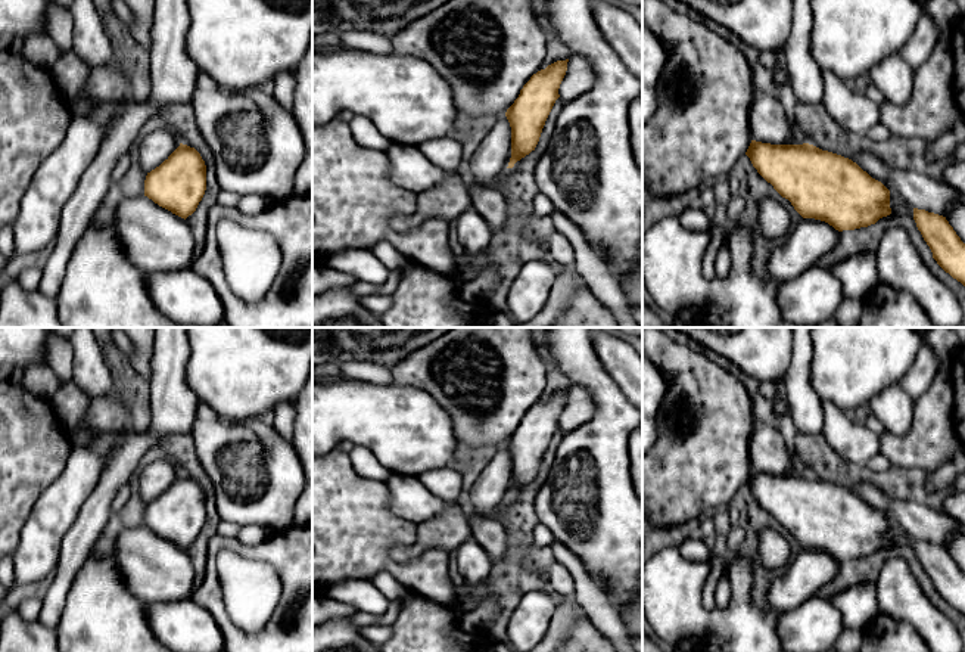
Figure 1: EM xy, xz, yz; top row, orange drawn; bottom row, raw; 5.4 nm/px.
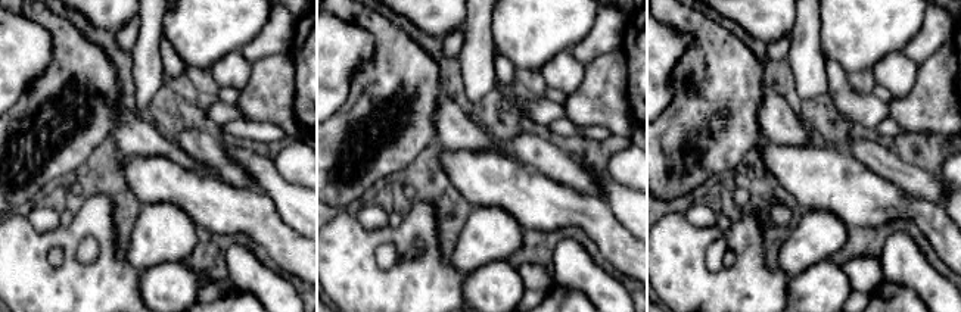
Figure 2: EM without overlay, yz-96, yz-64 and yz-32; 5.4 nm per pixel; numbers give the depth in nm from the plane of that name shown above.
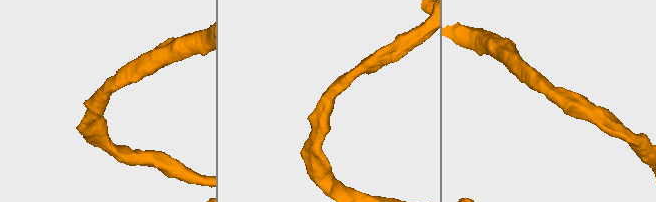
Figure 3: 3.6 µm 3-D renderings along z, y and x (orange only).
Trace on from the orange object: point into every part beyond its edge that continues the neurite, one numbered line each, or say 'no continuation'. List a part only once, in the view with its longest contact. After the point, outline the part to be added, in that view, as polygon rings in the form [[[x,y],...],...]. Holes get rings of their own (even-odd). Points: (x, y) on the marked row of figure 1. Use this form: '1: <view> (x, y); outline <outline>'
1: xz (491, 158); outline [[[504,115],[494,124],[470,159],[471,186],[477,189],[494,187],[498,176],[507,170],[510,158],[511,127]]]

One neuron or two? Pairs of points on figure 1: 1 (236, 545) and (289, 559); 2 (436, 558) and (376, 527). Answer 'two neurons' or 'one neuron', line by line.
1: one neuron
2: one neuron

